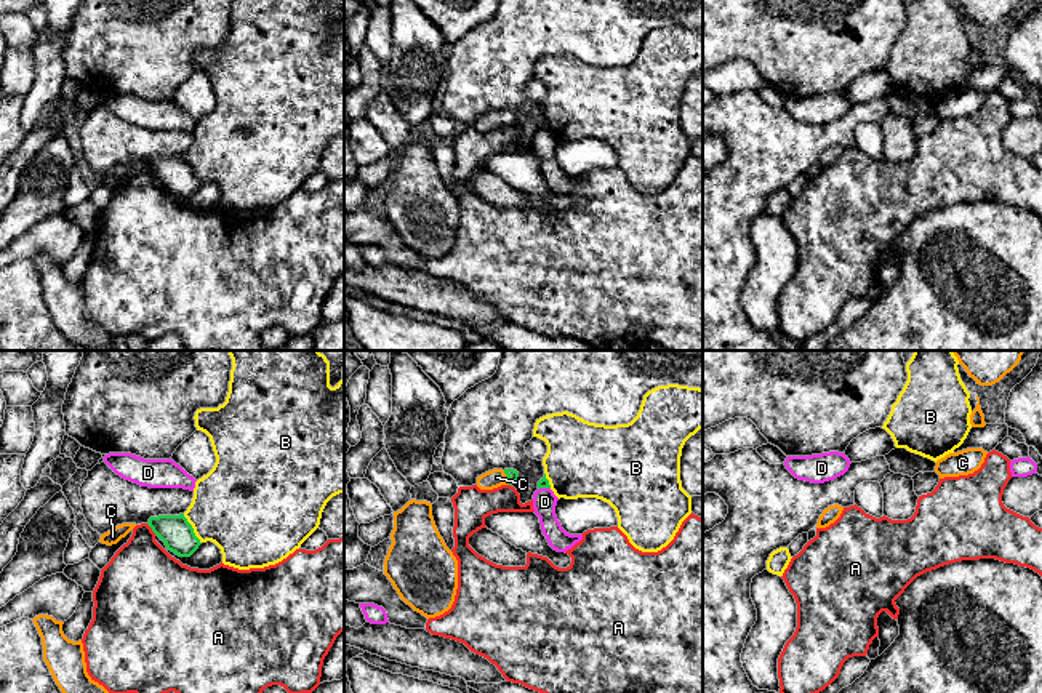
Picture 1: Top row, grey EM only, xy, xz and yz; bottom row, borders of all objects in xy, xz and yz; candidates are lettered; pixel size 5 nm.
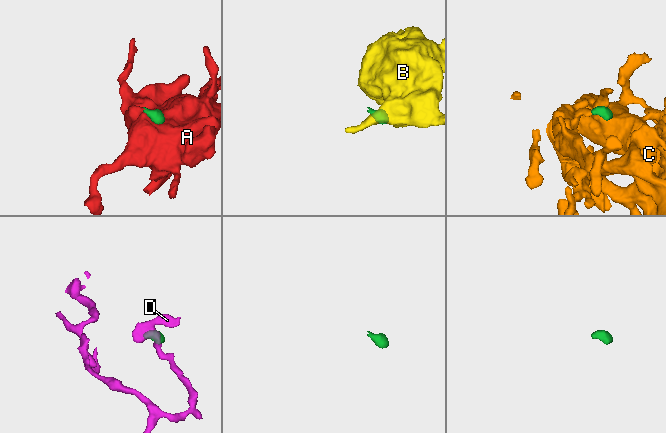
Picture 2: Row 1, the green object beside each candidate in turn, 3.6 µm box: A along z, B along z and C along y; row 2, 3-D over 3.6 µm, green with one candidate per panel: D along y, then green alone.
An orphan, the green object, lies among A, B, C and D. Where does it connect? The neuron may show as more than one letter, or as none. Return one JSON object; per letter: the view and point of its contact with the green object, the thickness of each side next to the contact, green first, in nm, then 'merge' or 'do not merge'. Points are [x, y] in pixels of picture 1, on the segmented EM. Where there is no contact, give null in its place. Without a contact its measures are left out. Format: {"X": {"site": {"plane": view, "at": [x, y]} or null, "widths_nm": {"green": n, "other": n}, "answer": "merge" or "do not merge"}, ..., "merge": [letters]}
{"A": {"site": {"plane": "xy", "at": [151, 527]}, "widths_nm": {"green": 160, "other": 340}, "answer": "do not merge"}, "B": {"site": {"plane": "xy", "at": [192, 528]}, "widths_nm": {"green": 160, "other": 440}, "answer": "do not merge"}, "C": {"site": {"plane": "xz", "at": [508, 477]}, "widths_nm": {"green": 60, "other": 90}, "answer": "merge"}, "D": {"site": {"plane": "xz", "at": [543, 487]}, "widths_nm": {"green": 50, "other": 120}, "answer": "do not merge"}, "merge": ["C"]}

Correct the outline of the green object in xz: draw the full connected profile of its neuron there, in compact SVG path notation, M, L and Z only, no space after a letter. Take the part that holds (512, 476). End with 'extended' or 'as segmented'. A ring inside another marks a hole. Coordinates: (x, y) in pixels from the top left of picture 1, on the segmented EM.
M493 469L477 477L480 490L493 490L501 485L512 485L519 480L519 472L514 469Z; extended

